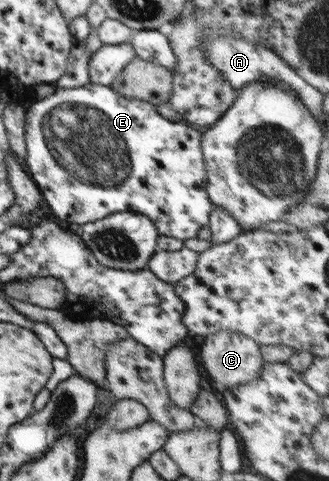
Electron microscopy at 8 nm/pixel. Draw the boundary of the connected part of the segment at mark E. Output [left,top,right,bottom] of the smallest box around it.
[24,83,213,241]

